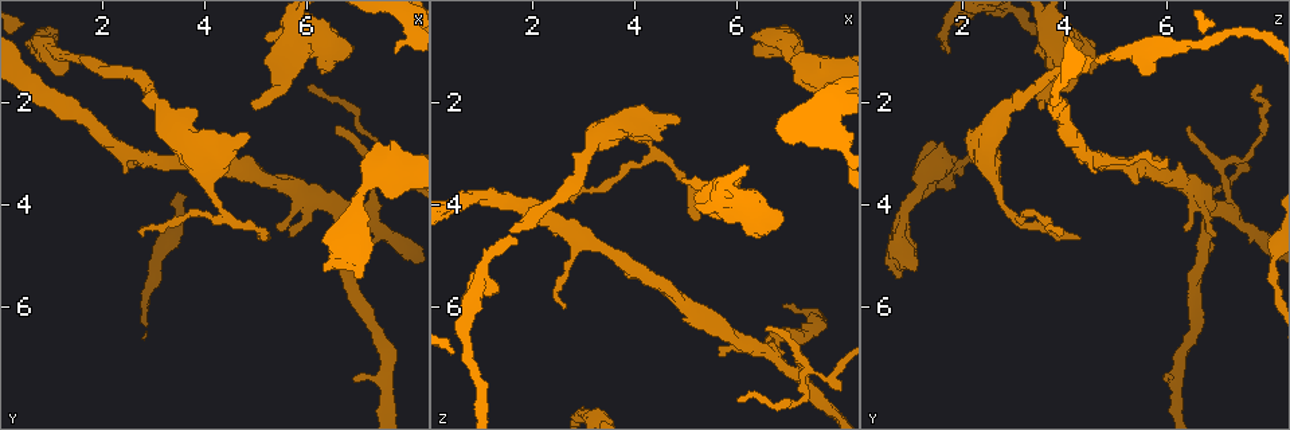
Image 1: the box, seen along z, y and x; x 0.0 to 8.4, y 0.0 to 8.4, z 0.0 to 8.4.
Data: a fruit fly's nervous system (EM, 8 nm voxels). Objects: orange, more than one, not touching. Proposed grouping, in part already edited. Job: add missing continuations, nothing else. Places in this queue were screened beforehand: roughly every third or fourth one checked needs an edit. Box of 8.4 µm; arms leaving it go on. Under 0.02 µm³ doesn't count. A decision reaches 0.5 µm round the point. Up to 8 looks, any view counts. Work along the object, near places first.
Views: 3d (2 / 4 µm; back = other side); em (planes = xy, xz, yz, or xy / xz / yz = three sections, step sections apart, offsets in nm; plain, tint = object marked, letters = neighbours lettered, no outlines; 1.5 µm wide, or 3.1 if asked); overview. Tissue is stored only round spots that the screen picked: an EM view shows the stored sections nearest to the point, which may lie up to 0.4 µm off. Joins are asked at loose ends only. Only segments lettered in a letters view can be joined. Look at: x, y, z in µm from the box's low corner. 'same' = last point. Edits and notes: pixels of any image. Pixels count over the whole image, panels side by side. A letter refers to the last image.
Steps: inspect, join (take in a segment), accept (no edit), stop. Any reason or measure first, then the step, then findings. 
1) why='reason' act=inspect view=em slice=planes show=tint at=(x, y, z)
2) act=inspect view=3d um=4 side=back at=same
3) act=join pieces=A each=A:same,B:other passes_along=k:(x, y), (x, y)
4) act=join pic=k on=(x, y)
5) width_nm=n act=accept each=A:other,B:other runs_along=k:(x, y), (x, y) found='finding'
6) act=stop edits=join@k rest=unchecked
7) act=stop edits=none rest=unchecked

why='thin end' act=inspect view=em um=3.1 slice=planes show=letters at=(6.60, 2.50, 6.45)

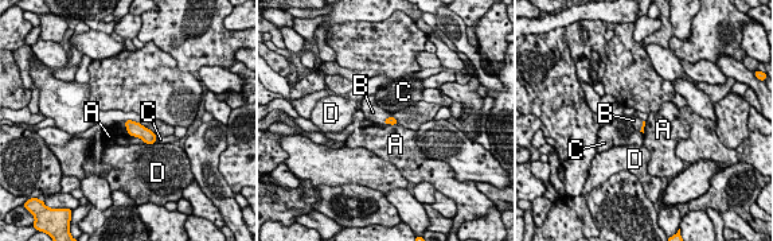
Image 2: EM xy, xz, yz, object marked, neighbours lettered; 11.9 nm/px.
longest_contact=A:300nm act=join pieces=B each=A:other,B:same,C:other,D:other passes_along=2:(390, 120), (386, 119), (373, 112) found='the neuron continues'

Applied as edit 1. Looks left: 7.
why='redraw' act=inspect view=overview

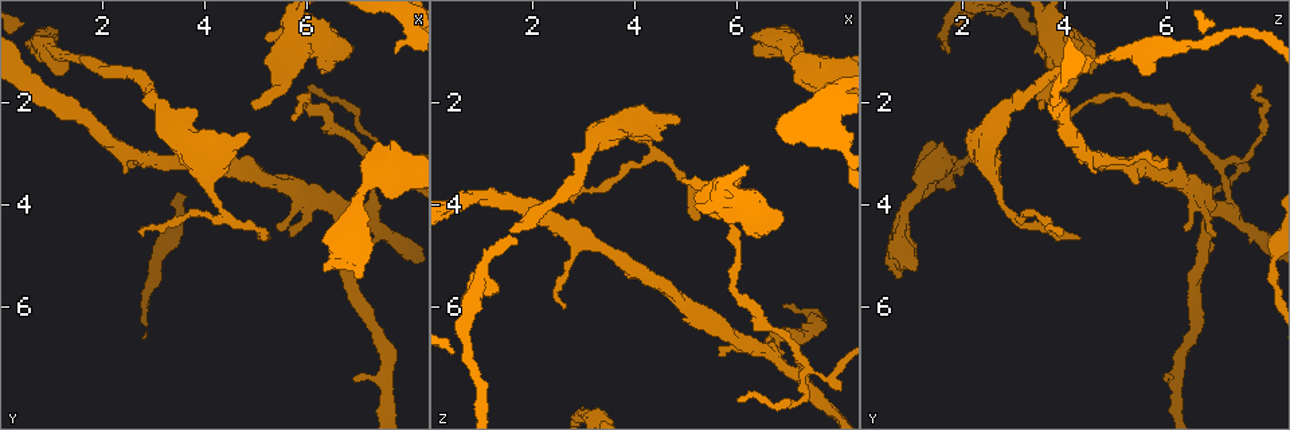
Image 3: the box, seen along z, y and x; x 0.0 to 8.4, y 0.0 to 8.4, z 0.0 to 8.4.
why='branch stops here' act=inspect view=3d um=4 at=(4.90, 2.65, 2.40)

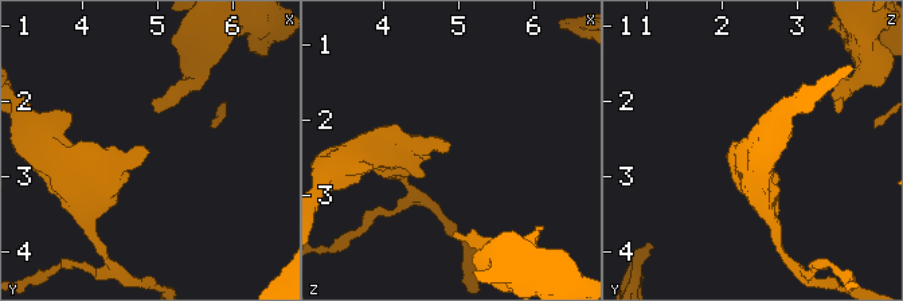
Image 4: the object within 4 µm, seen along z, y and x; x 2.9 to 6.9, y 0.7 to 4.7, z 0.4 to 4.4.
why='now the EM' act=inspect view=em slice=planes show=letters at=(4.85, 2.65, 2.40)

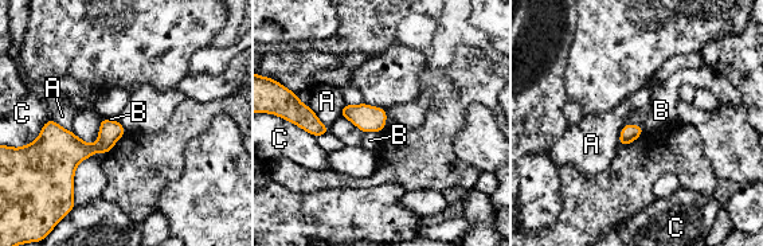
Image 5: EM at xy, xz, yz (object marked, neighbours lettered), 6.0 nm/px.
longest_contact=C:190nm act=accept each=A:other,B:other,C:other found='none of them fits'

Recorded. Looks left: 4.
why='an open end' act=inspect view=3d um=4 at=(1.10, 1.45, 5.50)

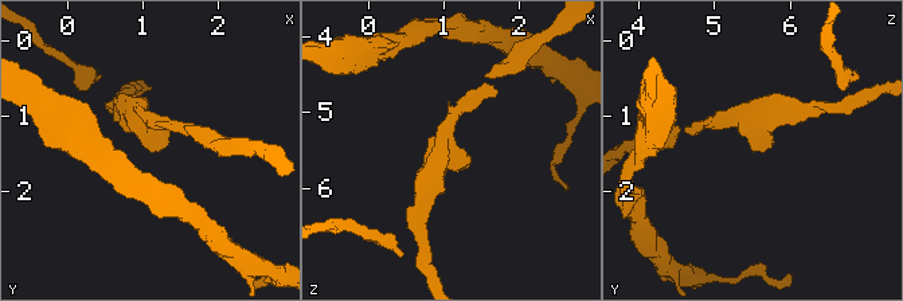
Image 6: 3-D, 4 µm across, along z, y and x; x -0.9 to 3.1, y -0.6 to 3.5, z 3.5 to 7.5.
arm_widths_nm=160,300 why='shape alone is not enough' act=inspect view=em slice=xy step=8 show=letters at=(1.10, 1.45, 5.50)

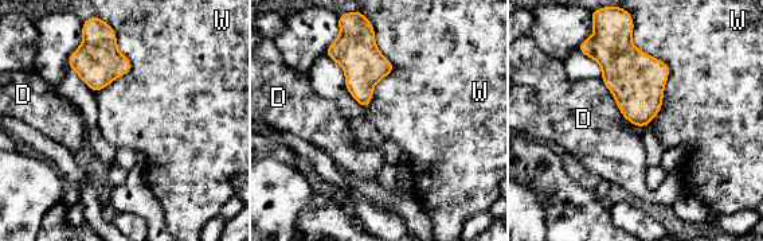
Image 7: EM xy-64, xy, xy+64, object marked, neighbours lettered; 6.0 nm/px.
why='another direction' act=inspect view=em slice=planes show=letters at=same

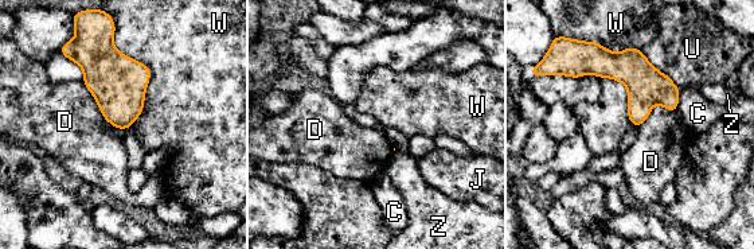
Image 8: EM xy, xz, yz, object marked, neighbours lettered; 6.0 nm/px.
act=accept each=C:other,D:other,J:other,U:other,W:other,Z:other found='none of them fits'

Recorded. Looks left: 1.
act=stop edits=join@2 rest=unchecked

